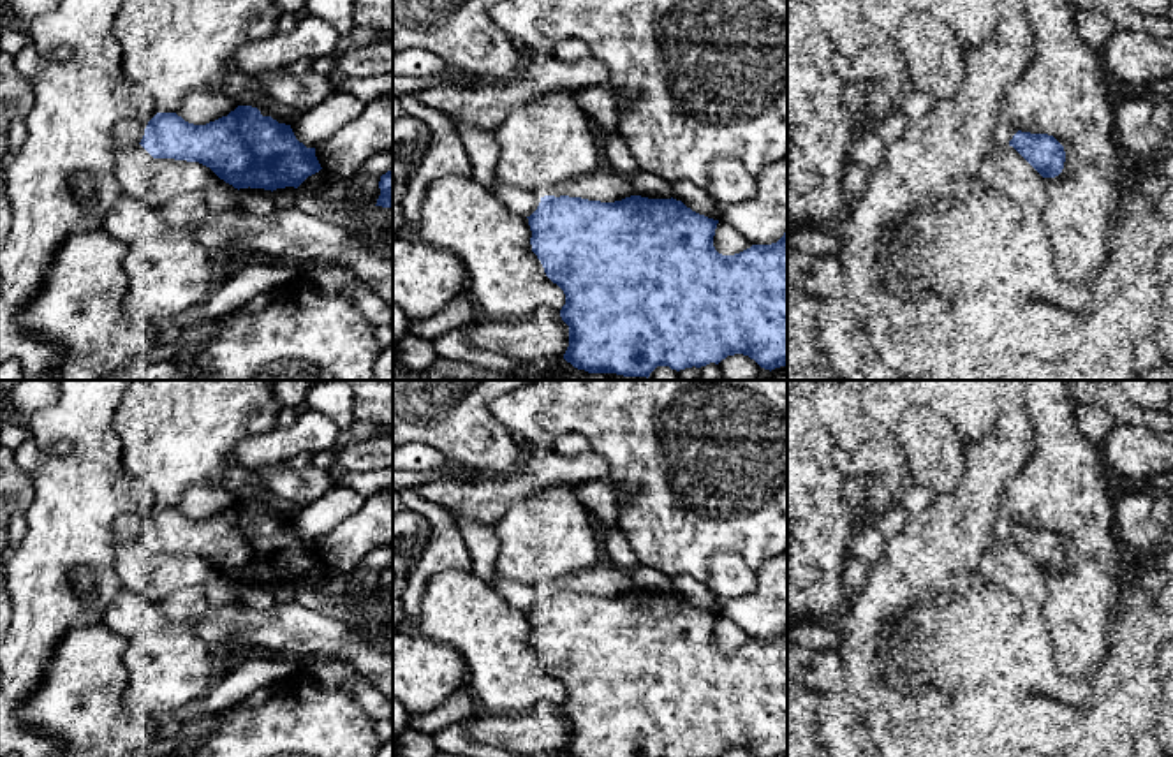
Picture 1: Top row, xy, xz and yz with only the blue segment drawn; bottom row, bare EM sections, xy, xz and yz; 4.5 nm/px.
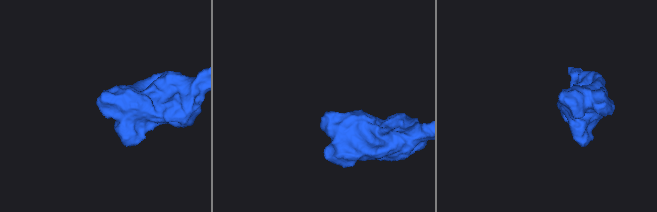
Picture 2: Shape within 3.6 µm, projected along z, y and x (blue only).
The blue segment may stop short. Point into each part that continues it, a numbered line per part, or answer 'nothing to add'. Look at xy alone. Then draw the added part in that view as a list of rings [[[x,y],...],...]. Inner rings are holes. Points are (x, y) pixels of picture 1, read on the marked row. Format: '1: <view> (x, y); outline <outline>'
1: xy (129, 132); outline [[[139,118],[120,120],[114,127],[114,144],[116,148],[137,146],[144,136],[146,123]]]

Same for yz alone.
1: yz (1006, 129); outline [[[1002,116],[995,132],[995,141],[999,144],[1009,144],[1009,141],[1013,139],[1013,136],[1018,132],[1018,129],[1014,127],[1014,123],[1011,121],[1009,116]]]

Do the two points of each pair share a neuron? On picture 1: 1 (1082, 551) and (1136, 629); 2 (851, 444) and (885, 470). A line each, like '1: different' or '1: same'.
1: different
2: different

